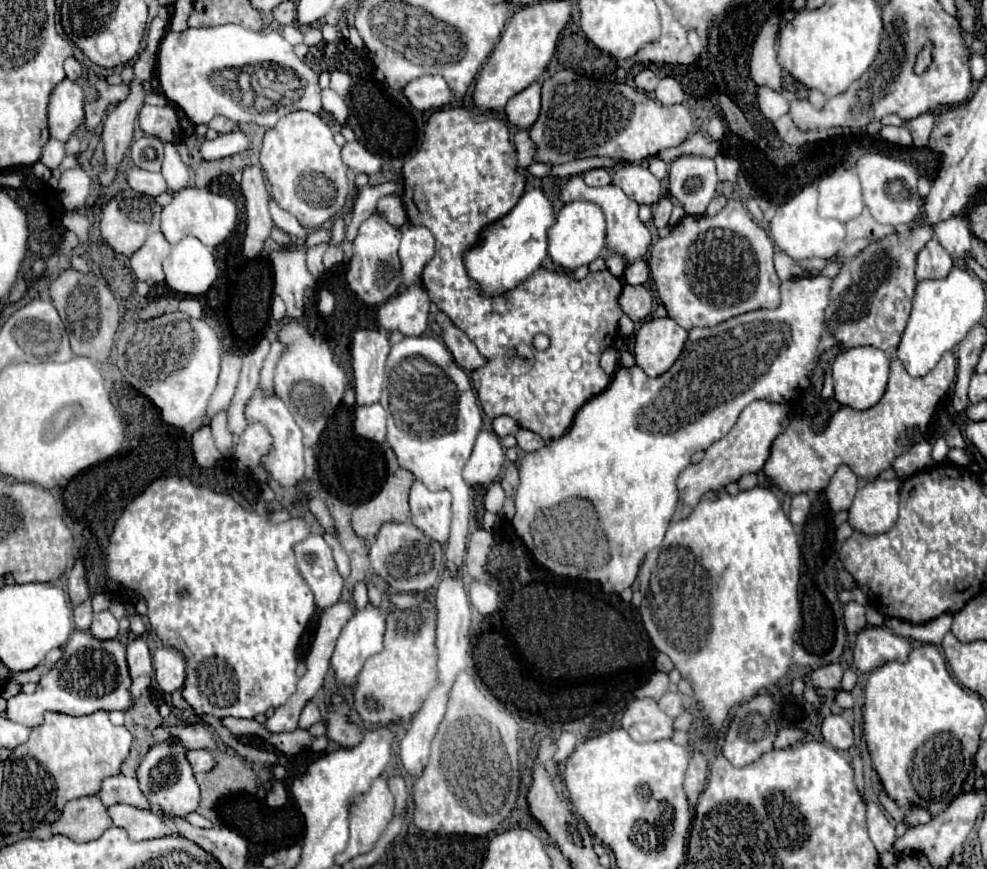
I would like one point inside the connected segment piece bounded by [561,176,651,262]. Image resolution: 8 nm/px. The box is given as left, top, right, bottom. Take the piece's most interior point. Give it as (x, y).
(626, 234)

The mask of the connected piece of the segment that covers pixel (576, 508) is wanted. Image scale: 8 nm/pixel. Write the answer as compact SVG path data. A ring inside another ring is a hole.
M825 276L787 280L787 282L781 284L781 306L779 308L753 310L753 312L735 316L731 320L725 320L725 322L721 322L721 324L717 324L713 328L691 328L689 338L685 342L685 348L683 348L679 360L673 364L673 368L669 372L665 372L665 374L661 374L657 378L649 378L639 366L619 368L613 382L611 382L611 386L603 394L589 400L577 412L575 422L573 422L573 426L569 428L569 432L565 436L561 436L559 440L551 440L549 444L545 444L537 452L525 454L521 464L519 464L521 482L519 482L519 488L515 492L517 514L513 518L513 528L515 528L515 534L519 536L519 540L525 544L529 553L533 554L534 562L539 566L543 566L551 574L563 574L563 576L571 576L571 578L587 578L587 580L599 582L601 588L605 592L611 592L611 594L621 594L625 588L633 586L643 558L645 558L647 552L653 550L655 546L659 546L663 536L665 536L665 530L667 530L669 522L671 522L671 516L673 516L675 506L677 506L677 496L679 496L677 488L675 488L675 480L689 466L689 458L695 452L707 450L713 442L721 440L735 426L735 420L739 418L743 408L749 406L753 400L763 398L763 400L773 400L773 402L791 402L793 398L797 398L801 388L809 386L809 378L811 378L813 368L815 368L815 352L817 352L817 346L819 346L819 340L821 340L821 332L825 328L823 310L829 304L829 286L831 286L831 280L825 278Z

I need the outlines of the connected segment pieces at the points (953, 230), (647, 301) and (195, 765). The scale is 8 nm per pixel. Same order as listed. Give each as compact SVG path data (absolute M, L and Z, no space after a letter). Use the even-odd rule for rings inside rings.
M961 216L939 222L935 226L935 238L953 260L965 260L965 254L971 254L969 222Z
M625 286L619 296L619 304L631 320L643 320L651 314L653 298L645 286Z
M187 750L187 762L191 764L195 774L209 772L213 768L213 756L207 750Z

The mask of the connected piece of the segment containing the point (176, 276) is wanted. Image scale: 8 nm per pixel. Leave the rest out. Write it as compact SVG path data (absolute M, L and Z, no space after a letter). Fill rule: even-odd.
M185 238L173 246L163 262L169 288L181 294L205 294L217 280L217 266L211 250L195 238Z

